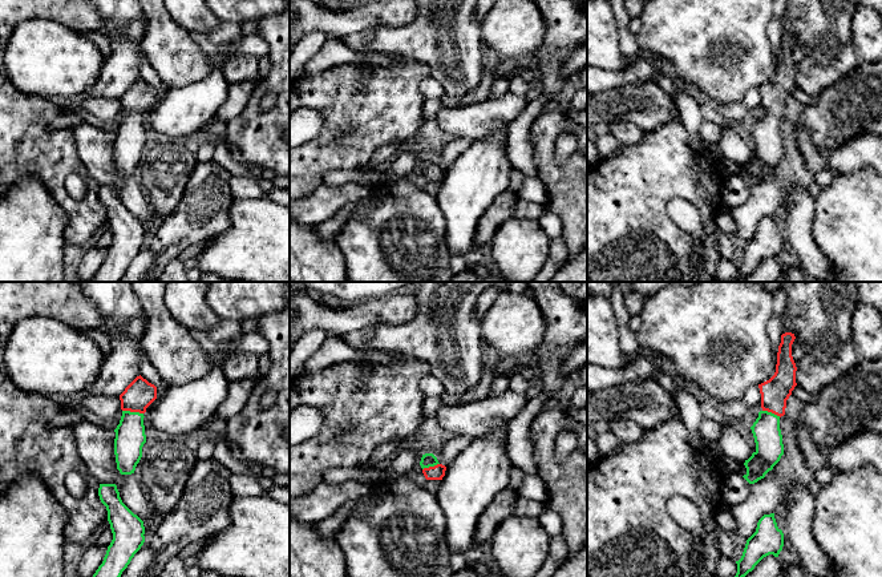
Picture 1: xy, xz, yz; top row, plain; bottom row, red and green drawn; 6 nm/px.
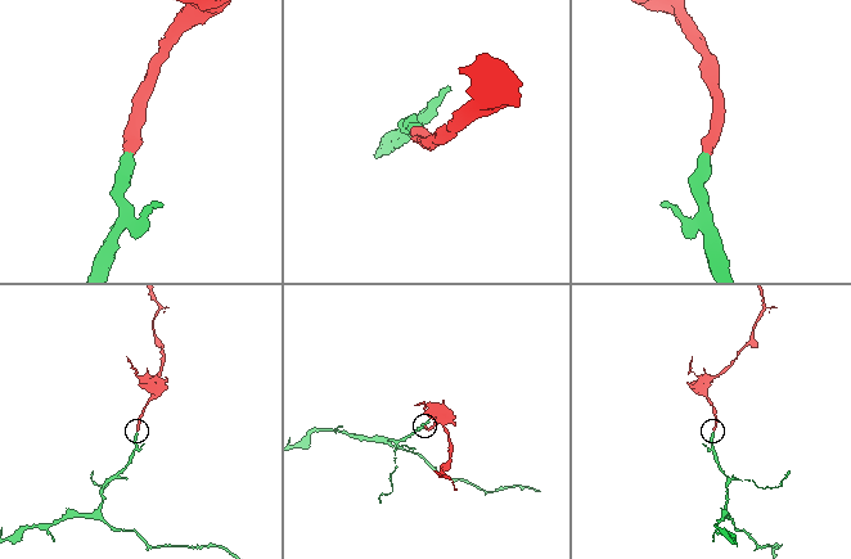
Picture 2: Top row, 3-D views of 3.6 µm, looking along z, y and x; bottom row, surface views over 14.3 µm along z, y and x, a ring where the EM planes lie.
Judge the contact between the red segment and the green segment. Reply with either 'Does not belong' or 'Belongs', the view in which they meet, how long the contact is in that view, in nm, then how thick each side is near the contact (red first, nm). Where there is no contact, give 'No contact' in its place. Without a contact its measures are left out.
Belongs. Touches red in xy. Shared border 130 nm. Thickness 180 nm (red) against 180 nm

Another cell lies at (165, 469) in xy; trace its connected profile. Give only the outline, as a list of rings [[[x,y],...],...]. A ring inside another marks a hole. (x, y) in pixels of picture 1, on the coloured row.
[[[185,440],[150,443],[147,453],[139,460],[139,481],[154,515],[163,519],[174,509],[197,461],[197,451],[189,448]]]

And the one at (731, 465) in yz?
[[[721,456],[719,459],[720,467],[729,473],[740,473],[741,476],[747,475],[747,468],[744,465],[745,461],[737,461],[735,459]]]

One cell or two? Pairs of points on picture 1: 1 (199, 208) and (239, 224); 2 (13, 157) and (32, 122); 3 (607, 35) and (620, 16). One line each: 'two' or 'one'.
1: two
2: one
3: two

